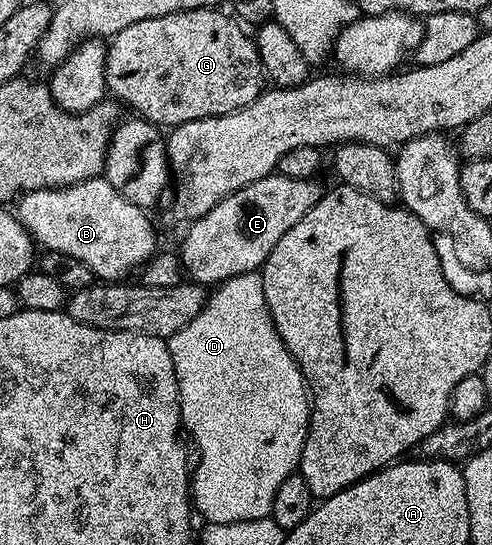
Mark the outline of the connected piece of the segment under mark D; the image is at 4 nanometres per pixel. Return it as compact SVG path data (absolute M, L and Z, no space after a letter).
M260 271L244 272L208 293L203 310L183 330L168 337L177 375L184 431L197 443L201 457L191 472L191 504L211 524L264 520L275 502L275 490L298 471L309 429L311 397L305 375L279 338L263 294Z

